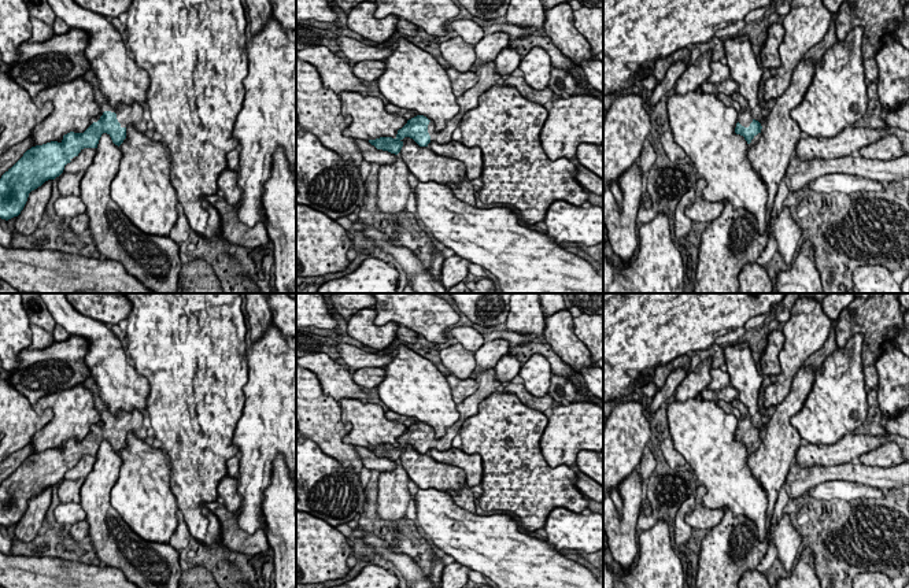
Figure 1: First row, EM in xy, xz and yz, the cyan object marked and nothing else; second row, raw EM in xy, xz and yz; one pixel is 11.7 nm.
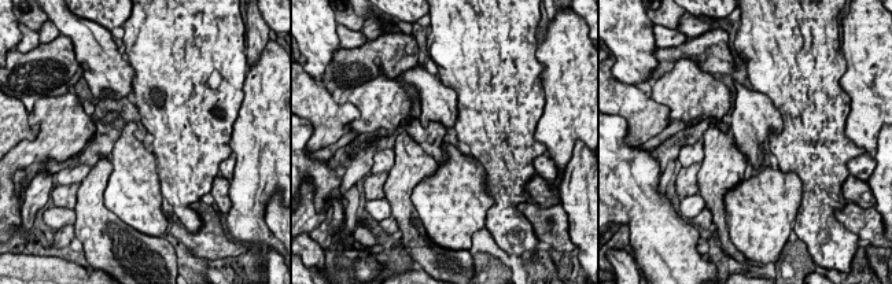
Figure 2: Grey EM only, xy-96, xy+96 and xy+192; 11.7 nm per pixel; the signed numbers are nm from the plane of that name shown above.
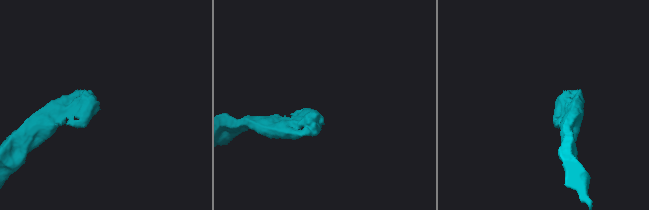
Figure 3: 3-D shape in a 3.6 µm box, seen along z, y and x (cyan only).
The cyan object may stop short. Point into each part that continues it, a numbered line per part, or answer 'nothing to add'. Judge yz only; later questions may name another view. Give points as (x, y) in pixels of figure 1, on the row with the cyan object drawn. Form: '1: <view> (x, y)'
1: yz (745, 118)

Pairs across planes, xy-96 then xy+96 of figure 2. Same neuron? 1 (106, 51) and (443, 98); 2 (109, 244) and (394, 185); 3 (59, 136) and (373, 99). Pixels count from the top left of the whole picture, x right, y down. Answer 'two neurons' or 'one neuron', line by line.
1: one neuron
2: one neuron
3: one neuron

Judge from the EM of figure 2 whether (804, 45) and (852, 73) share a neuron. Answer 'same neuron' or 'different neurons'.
different neurons

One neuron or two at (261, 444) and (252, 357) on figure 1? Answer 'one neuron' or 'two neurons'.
one neuron

